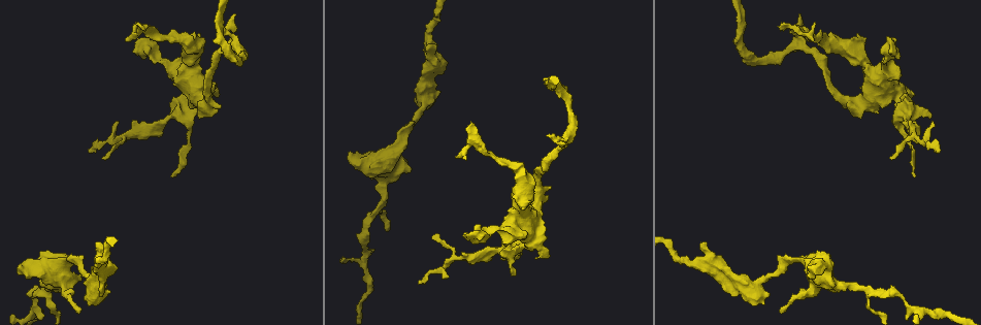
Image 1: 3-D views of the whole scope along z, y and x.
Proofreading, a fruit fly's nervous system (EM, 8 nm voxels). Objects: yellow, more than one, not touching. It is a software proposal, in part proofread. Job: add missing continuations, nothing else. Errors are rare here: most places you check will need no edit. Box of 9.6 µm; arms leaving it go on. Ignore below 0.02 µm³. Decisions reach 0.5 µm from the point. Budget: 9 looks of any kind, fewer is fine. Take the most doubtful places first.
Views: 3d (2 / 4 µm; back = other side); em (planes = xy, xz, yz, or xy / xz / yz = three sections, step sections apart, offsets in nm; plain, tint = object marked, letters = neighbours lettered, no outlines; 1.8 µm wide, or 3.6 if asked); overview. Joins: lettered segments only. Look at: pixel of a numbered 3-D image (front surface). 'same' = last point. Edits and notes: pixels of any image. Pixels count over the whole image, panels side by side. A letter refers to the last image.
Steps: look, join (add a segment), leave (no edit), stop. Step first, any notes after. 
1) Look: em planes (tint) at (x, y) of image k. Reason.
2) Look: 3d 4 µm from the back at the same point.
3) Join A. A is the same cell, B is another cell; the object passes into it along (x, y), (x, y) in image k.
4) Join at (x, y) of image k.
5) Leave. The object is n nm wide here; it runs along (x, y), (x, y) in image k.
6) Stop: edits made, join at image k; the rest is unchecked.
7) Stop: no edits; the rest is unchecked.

Look: em planes (letters) at (800, 48) of image 1. Arms part here.

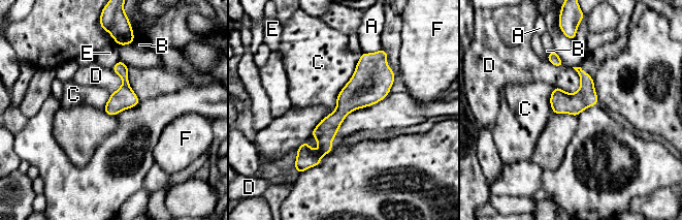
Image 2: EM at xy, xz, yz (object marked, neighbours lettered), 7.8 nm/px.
Leave. A, B, C, D, E and F are other cells; no lettered segment goes on from it.

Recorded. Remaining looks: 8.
Look: 3d 2 µm at (891, 58) of image 1. Sudden change in width.

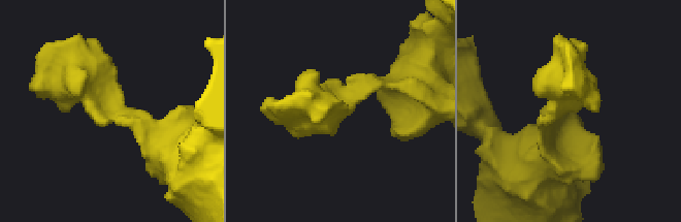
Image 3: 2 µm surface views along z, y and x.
Look: em 3.6 µm yz step 8 (tint) at (350, 100) of image 3.

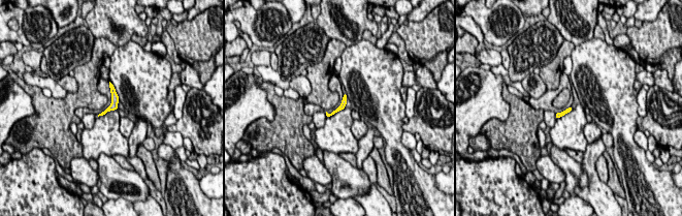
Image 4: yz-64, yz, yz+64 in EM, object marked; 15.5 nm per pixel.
Look: em 3.6 µm planes (letters) at the same point.

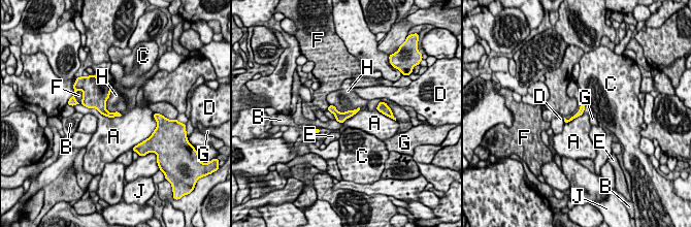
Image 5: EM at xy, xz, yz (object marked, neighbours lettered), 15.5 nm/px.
Leave. A, B, C, D, E, F, G, H and J are other cells; a border runs along (111, 87), (106, 101), (106, 109) in image 5; none of them fits.

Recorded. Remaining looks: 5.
Look: em xz step 16 (tint) at (536, 257) of image 1.

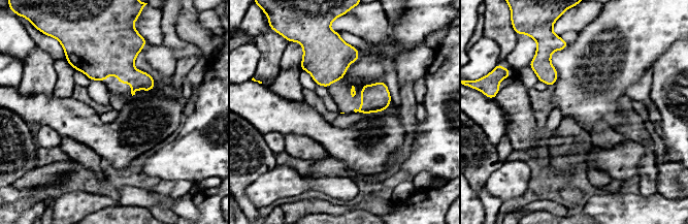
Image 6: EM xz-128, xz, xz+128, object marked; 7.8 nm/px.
Look: em planes (letters) at the same point. Another direction.

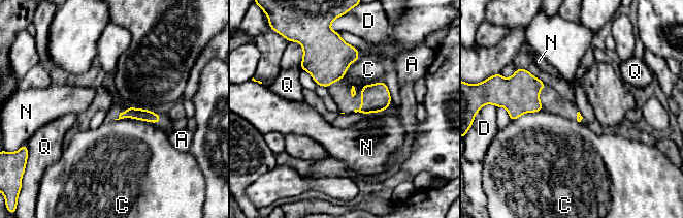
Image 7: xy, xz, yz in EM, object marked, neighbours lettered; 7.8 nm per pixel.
Leave. A, C, D, N and Q are other cells; none of them fits.

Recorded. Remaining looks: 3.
Look: 3d 4 µm at (422, 107) of image 1. Thick turns thin.

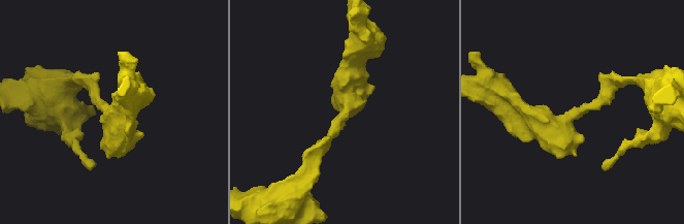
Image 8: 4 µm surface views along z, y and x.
Look: em 3.6 µm xz step 4 (tint) at (345, 111) of image 8. The arms are 180, 400 nm wide; shape alone is not enough.

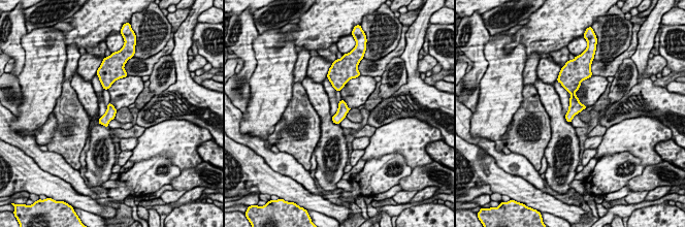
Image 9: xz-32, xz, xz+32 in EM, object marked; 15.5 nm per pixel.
Look: em 3.6 µm planes (letters) at the same point. Another direction.

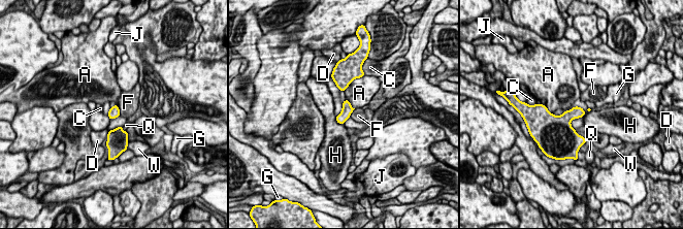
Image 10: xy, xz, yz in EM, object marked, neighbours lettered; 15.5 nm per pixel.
Leave. A, C, D, F, G, H, J, Q and W are other cells; a border runs along (335, 116), (335, 120), (343, 125) in image 10; none of them fits.

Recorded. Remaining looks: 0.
Stop: no edits; the rest is unchecked.

